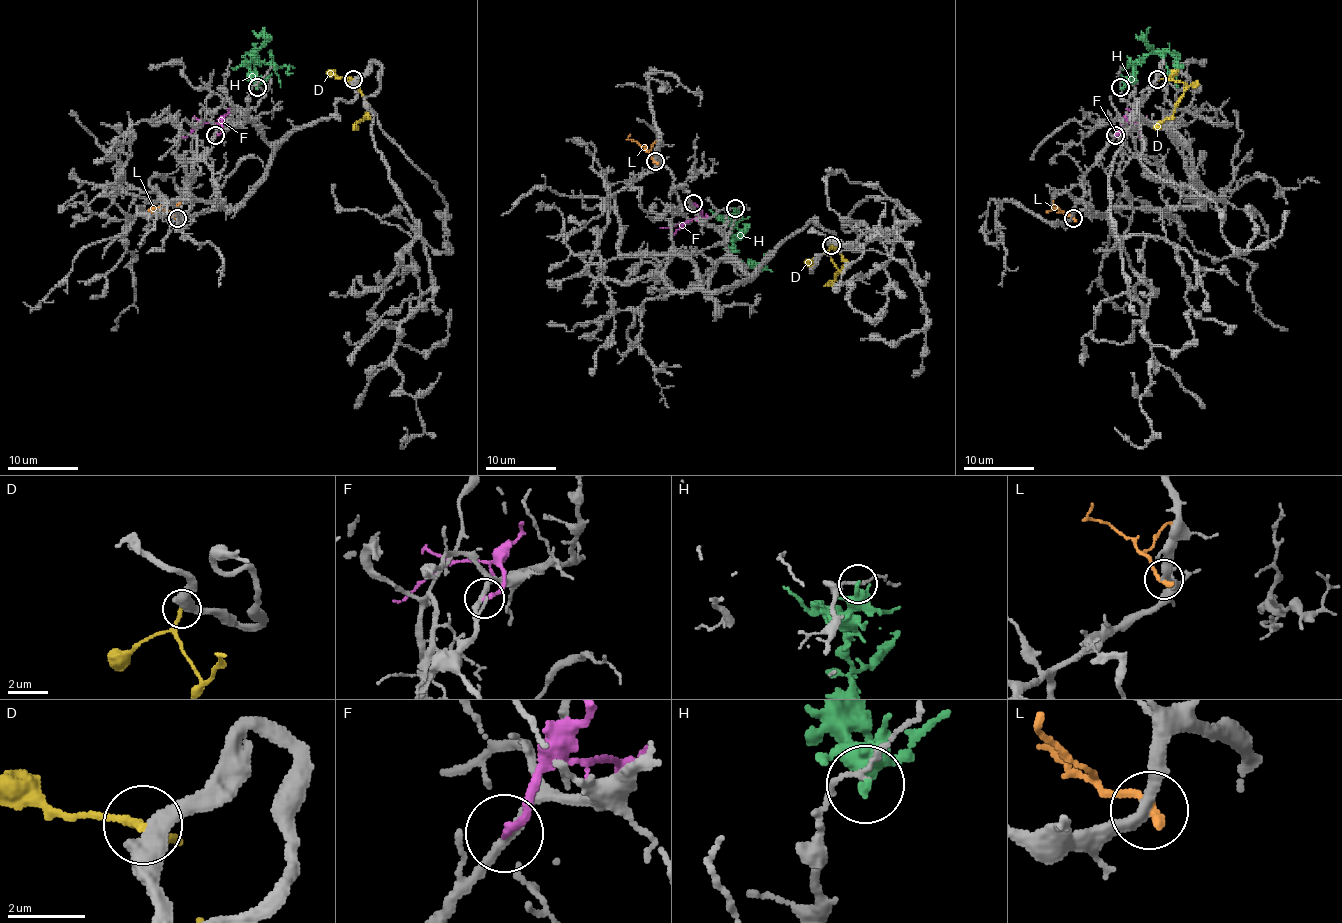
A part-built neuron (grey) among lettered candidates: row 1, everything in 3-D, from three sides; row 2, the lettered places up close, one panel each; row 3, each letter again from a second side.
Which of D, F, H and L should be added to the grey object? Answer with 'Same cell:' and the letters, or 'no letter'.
Same cell: no letter

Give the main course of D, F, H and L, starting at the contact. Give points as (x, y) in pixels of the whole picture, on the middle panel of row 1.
D: (831, 245), (829, 256), (838, 273), (845, 266), (845, 261), (831, 243)
F: (693, 203), (700, 210), (693, 219), (660, 227)
H: (735, 208), (728, 224), (732, 259), (739, 266), (762, 270), (771, 252)
L: (654, 160), (628, 138), (630, 134)

